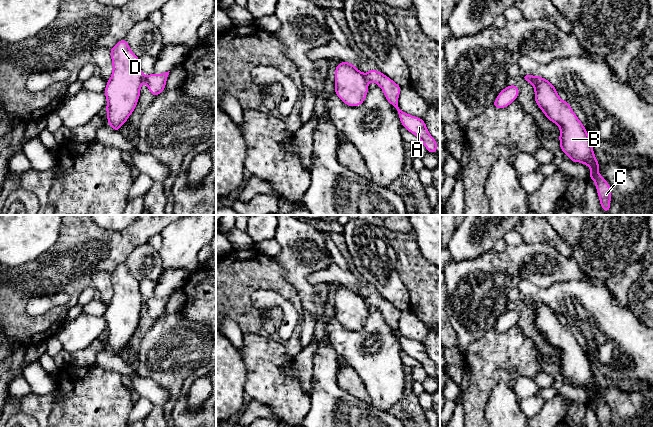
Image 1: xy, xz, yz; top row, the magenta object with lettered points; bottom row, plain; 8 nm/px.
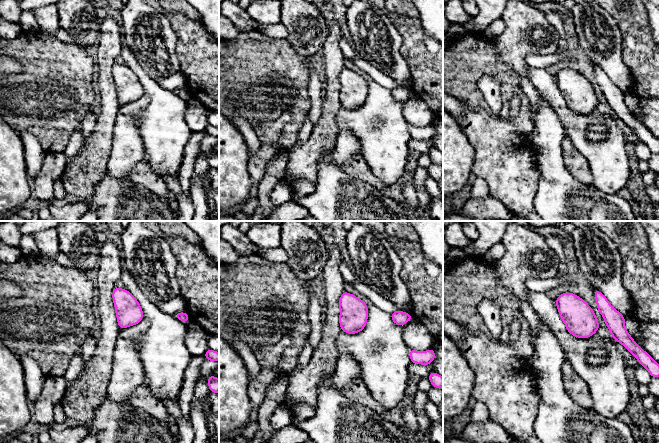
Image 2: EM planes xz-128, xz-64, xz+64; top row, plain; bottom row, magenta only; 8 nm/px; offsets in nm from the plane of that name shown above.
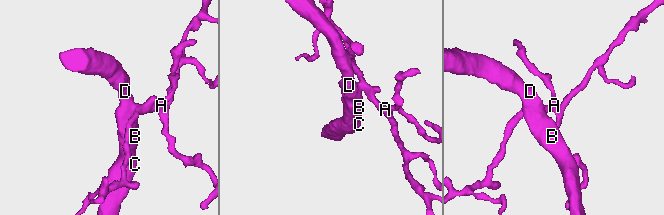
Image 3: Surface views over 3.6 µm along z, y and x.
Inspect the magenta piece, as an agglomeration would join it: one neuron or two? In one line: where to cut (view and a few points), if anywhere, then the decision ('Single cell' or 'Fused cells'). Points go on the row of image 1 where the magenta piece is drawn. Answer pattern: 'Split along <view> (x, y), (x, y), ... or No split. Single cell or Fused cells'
Split along xz (365, 74), (369, 80). Fused cells

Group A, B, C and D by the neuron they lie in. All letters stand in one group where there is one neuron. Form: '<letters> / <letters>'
A / B C D

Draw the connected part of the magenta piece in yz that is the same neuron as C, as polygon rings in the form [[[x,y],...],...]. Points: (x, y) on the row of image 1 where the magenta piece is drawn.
[[[527,75],[535,90],[535,102],[545,116],[560,128],[560,148],[573,162],[583,163],[591,168],[588,176],[595,182],[600,204],[606,213],[610,210],[611,188],[599,174],[593,147],[585,127],[572,111],[567,101],[562,101],[555,87],[539,76]]]

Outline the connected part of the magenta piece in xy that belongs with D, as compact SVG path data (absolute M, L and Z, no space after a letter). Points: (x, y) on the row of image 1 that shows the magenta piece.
M125 39L111 48L110 54L113 71L103 93L107 98L108 124L119 132L137 105L144 75L139 57L131 51Z

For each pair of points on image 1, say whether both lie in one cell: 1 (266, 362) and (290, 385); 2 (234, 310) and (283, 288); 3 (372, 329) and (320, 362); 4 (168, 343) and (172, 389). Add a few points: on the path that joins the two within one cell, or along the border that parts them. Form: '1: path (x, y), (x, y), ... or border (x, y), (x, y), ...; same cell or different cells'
1: path (272, 368), (284, 380); same cell
2: path (242, 296), (255, 283), (269, 283); same cell
3: border (328, 339), (338, 356); different cells
4: path (168, 354), (168, 369), (171, 378); same cell

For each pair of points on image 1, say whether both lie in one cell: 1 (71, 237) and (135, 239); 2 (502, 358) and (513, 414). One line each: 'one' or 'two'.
1: one
2: two

